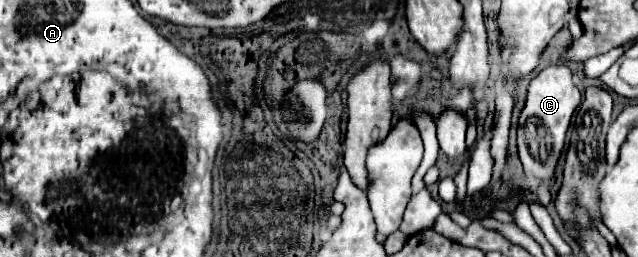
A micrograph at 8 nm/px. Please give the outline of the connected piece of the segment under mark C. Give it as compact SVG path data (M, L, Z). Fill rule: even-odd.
M550 65L530 81L526 103L518 119L518 155L524 165L524 171L544 181L552 177L560 151L564 147L572 113L578 105L580 105L580 91L578 87L574 87L570 67Z

